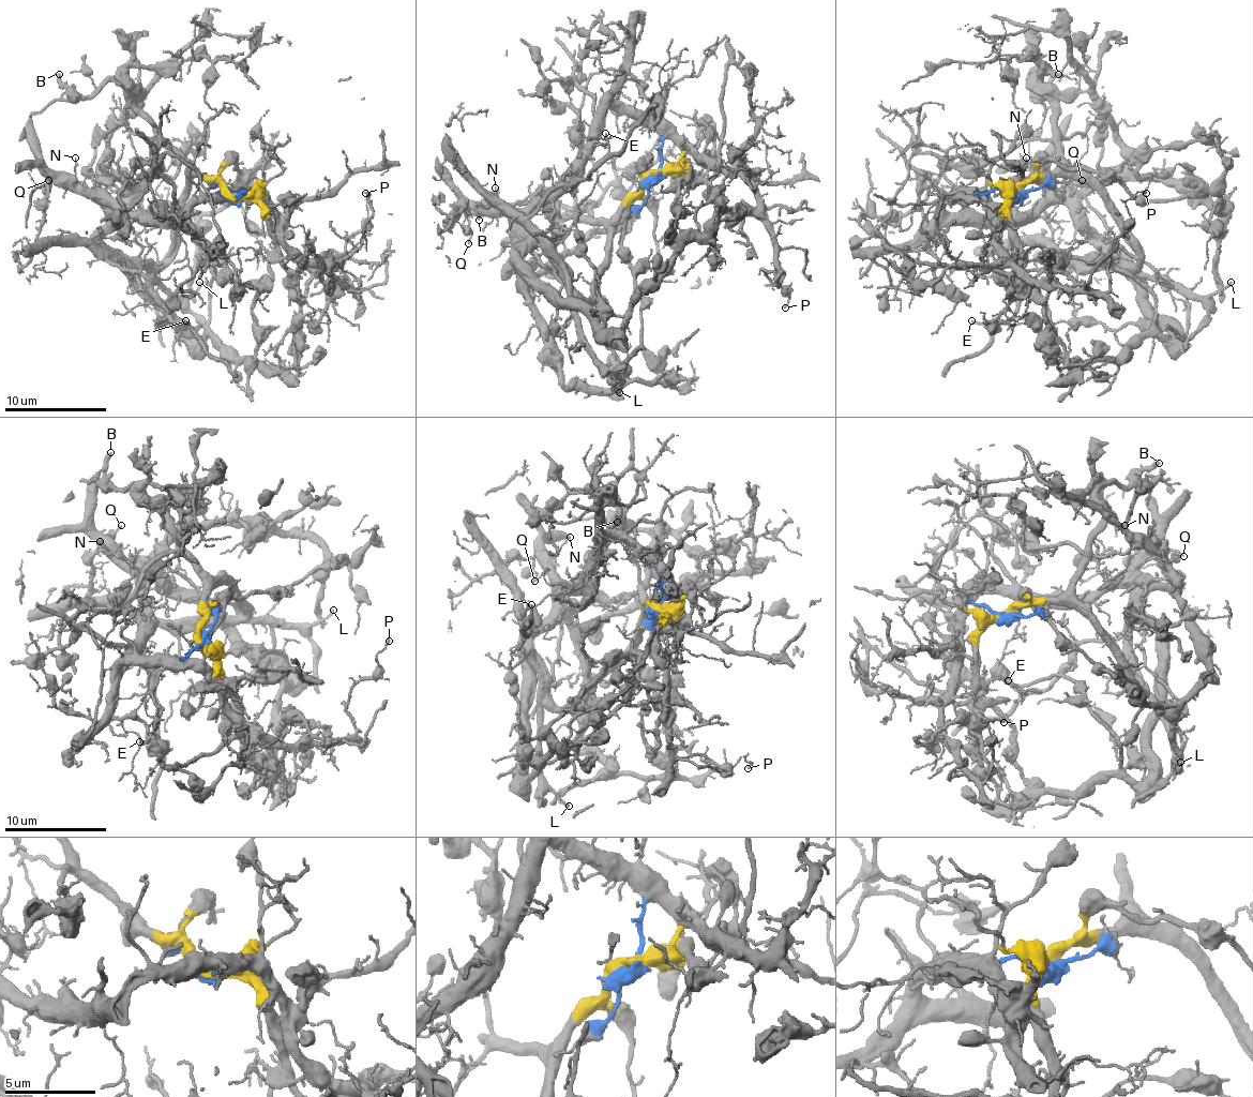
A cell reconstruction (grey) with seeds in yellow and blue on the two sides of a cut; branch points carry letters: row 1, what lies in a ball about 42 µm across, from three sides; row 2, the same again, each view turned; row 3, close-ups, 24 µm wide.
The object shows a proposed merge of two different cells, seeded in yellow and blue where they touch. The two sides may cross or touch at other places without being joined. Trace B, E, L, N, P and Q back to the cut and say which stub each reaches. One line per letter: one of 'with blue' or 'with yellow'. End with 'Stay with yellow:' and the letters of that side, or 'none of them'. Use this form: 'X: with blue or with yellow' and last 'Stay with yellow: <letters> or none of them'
B: with yellow
E: with yellow
L: with yellow
N: with blue
P: with blue
Q: with blue
Stay with yellow: B, E, L

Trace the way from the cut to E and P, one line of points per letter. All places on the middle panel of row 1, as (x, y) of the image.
E: (652, 175), (621, 212), (586, 299), (530, 215), (560, 184), (575, 184), (593, 169), (608, 151), (606, 134)
P: (652, 177), (662, 141), (677, 138), (734, 171), (756, 197), (776, 268), (761, 268), (787, 286), (784, 306)

